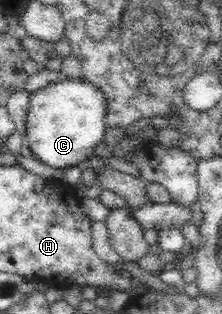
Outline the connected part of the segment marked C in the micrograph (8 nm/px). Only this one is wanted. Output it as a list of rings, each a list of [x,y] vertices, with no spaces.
[[[62,74],[56,82],[31,93],[24,142],[32,150],[33,158],[62,170],[90,160],[95,155],[96,147],[105,140],[106,106],[106,95],[96,85]]]

